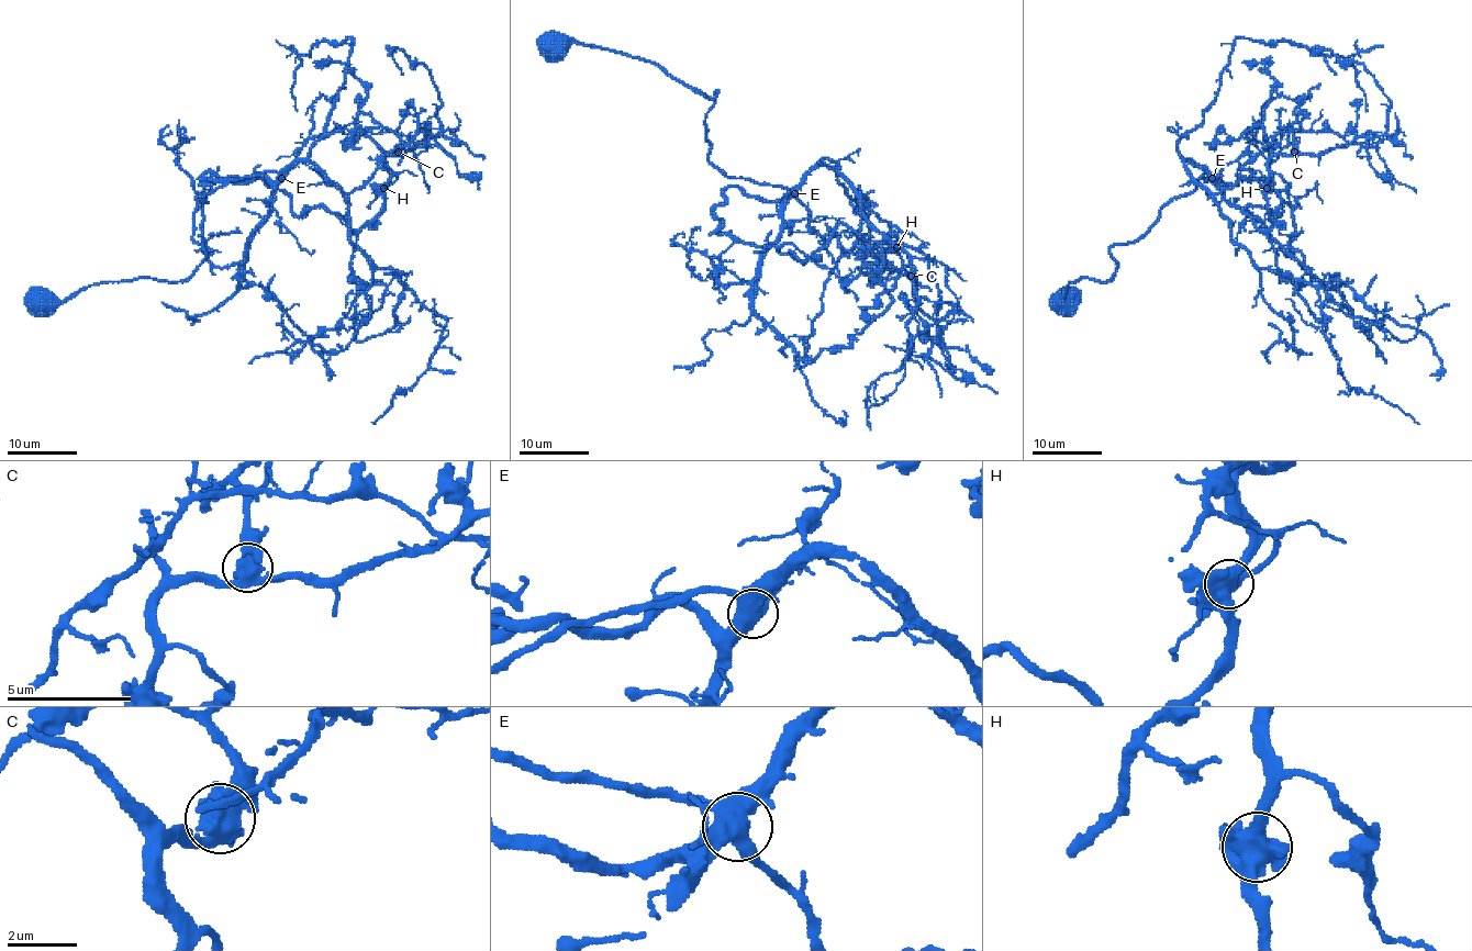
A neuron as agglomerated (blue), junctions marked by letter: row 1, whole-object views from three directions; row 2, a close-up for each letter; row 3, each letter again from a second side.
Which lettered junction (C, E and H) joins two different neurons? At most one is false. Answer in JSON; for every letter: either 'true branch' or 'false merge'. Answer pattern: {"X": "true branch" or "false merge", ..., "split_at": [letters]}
{"C": "true branch", "E": "true branch", "H": "true branch", "split_at": []}

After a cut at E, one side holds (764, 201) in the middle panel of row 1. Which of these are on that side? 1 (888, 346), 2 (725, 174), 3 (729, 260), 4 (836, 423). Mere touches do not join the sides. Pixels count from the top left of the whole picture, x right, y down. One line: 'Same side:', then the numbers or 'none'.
Same side: 3, 4

